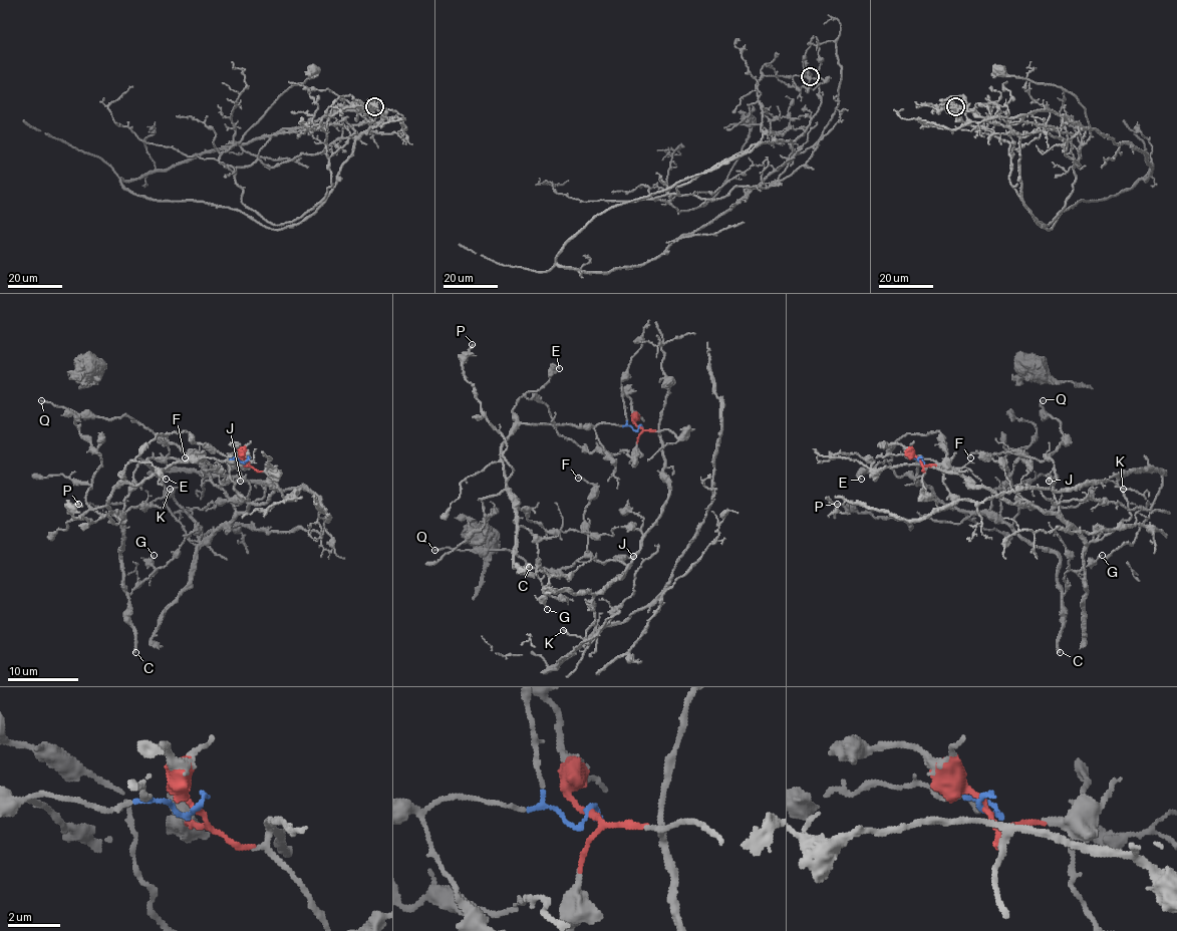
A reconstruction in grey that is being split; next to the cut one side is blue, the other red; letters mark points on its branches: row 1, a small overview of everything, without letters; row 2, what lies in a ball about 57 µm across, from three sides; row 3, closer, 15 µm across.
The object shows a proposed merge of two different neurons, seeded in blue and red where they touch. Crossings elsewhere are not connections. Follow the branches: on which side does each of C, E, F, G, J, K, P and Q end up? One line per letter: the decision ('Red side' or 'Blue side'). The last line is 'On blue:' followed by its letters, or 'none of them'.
C: Blue side
E: Blue side
F: Red side
G: Blue side
J: Red side
K: Red side
P: Blue side
Q: Red side
On blue: C, E, G, P

